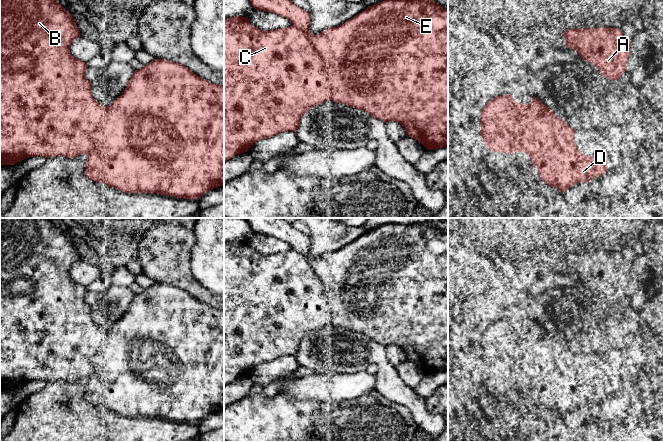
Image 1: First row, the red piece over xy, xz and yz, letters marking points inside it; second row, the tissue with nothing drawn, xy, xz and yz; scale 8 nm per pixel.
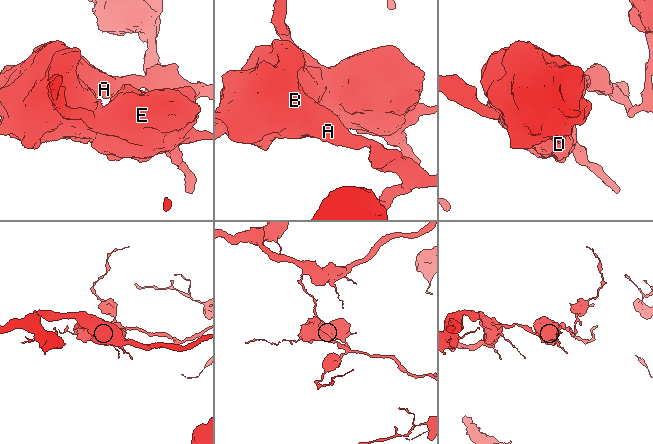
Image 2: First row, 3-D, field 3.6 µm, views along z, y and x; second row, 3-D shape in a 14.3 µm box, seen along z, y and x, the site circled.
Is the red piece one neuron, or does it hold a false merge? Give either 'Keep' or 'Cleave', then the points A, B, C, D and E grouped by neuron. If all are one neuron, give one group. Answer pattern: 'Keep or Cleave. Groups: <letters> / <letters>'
Cleave. Groups: A B C / D E

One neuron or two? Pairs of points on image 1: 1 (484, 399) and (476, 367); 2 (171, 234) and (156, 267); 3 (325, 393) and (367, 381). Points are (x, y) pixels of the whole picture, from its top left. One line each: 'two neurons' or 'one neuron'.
1: two neurons
2: one neuron
3: one neuron

